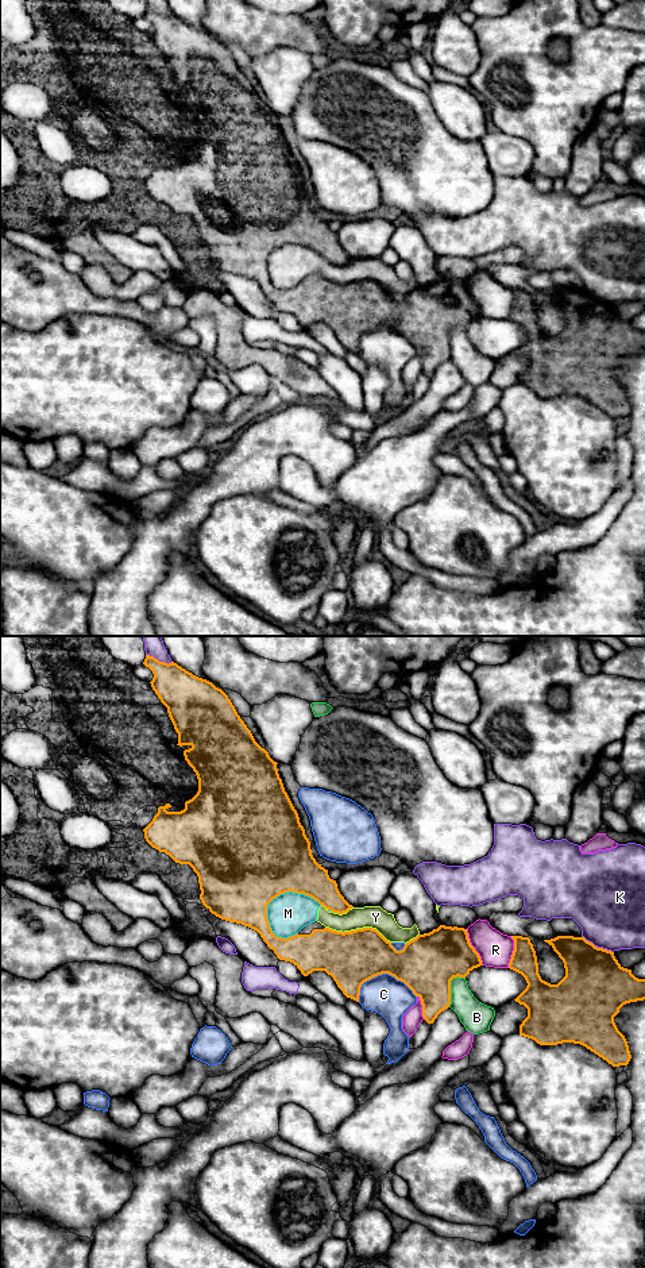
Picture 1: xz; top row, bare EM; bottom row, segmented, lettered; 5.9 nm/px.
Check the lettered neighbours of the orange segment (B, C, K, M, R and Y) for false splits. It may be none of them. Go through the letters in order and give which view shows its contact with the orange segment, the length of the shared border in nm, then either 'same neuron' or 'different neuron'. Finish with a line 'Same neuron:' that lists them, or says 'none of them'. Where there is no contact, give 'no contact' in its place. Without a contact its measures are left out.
B: contact in xz; length 200 nm; different neuron
C: contact in xz; length 360 nm; different neuron
K: contact in xz; length 220 nm; different neuron
M: contact in xz; length 340 nm; different neuron
R: contact in xz; length 240 nm; different neuron
Y: contact in xz; length 400 nm; different neuron
Same neuron: none of them

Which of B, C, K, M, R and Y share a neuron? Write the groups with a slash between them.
B / C / K / M Y / R

